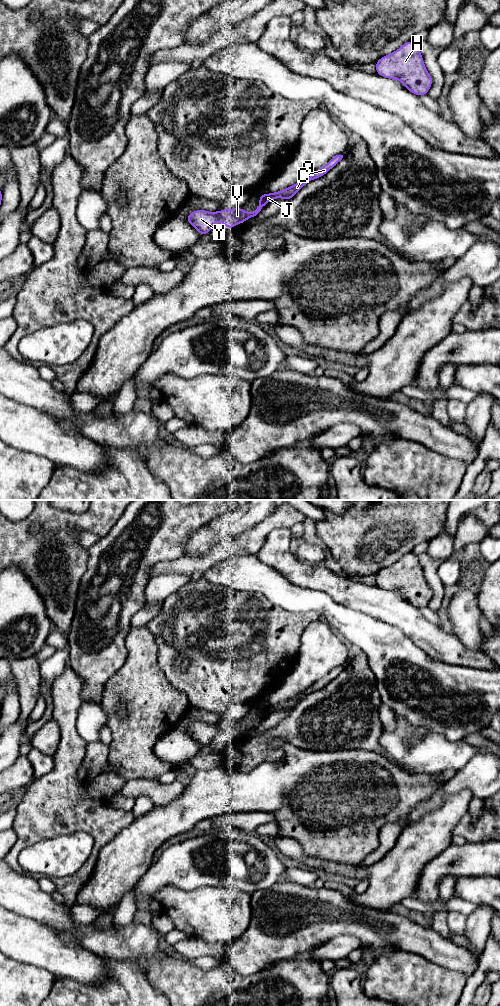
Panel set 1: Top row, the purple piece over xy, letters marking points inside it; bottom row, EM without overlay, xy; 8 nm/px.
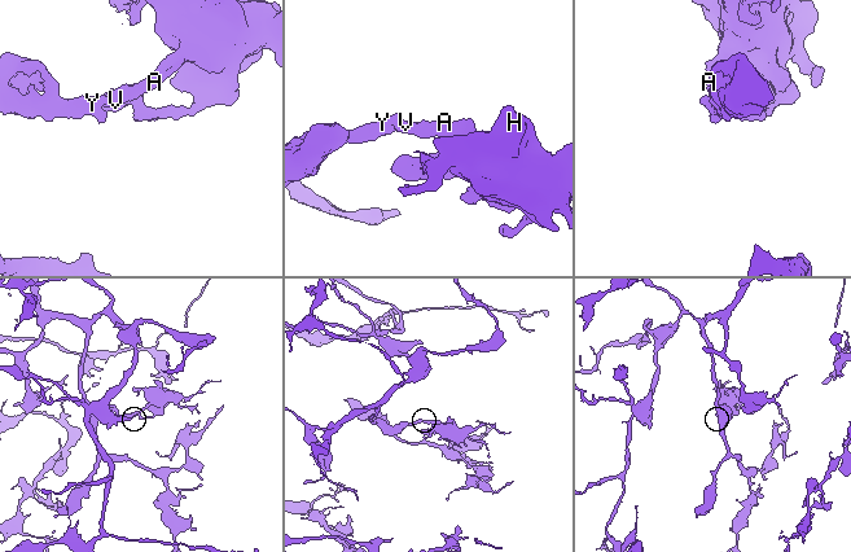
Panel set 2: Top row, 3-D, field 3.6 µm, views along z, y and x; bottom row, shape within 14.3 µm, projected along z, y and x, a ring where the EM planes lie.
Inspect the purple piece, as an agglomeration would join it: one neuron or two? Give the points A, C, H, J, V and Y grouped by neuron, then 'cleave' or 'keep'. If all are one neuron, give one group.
A C H J V / Y; cleave

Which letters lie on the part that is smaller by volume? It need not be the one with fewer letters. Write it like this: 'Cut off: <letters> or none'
Cut off: A, C, H, J, V

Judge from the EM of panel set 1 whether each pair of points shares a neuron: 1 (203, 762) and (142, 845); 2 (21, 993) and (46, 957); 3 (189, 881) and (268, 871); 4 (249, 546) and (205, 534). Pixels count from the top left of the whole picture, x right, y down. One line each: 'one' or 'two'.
1: two
2: two
3: one
4: two

